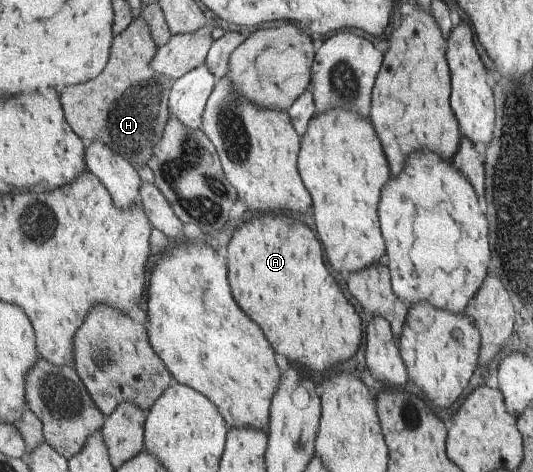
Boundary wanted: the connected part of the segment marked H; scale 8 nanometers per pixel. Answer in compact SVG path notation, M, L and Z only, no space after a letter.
M143 16L135 19L125 32L115 36L112 56L105 70L89 82L75 86L59 88L62 105L71 128L90 144L96 140L105 141L112 149L126 156L133 164L147 163L156 144L164 135L171 115L170 96L175 80L169 75L157 72L152 67L159 46L152 35L150 24Z

